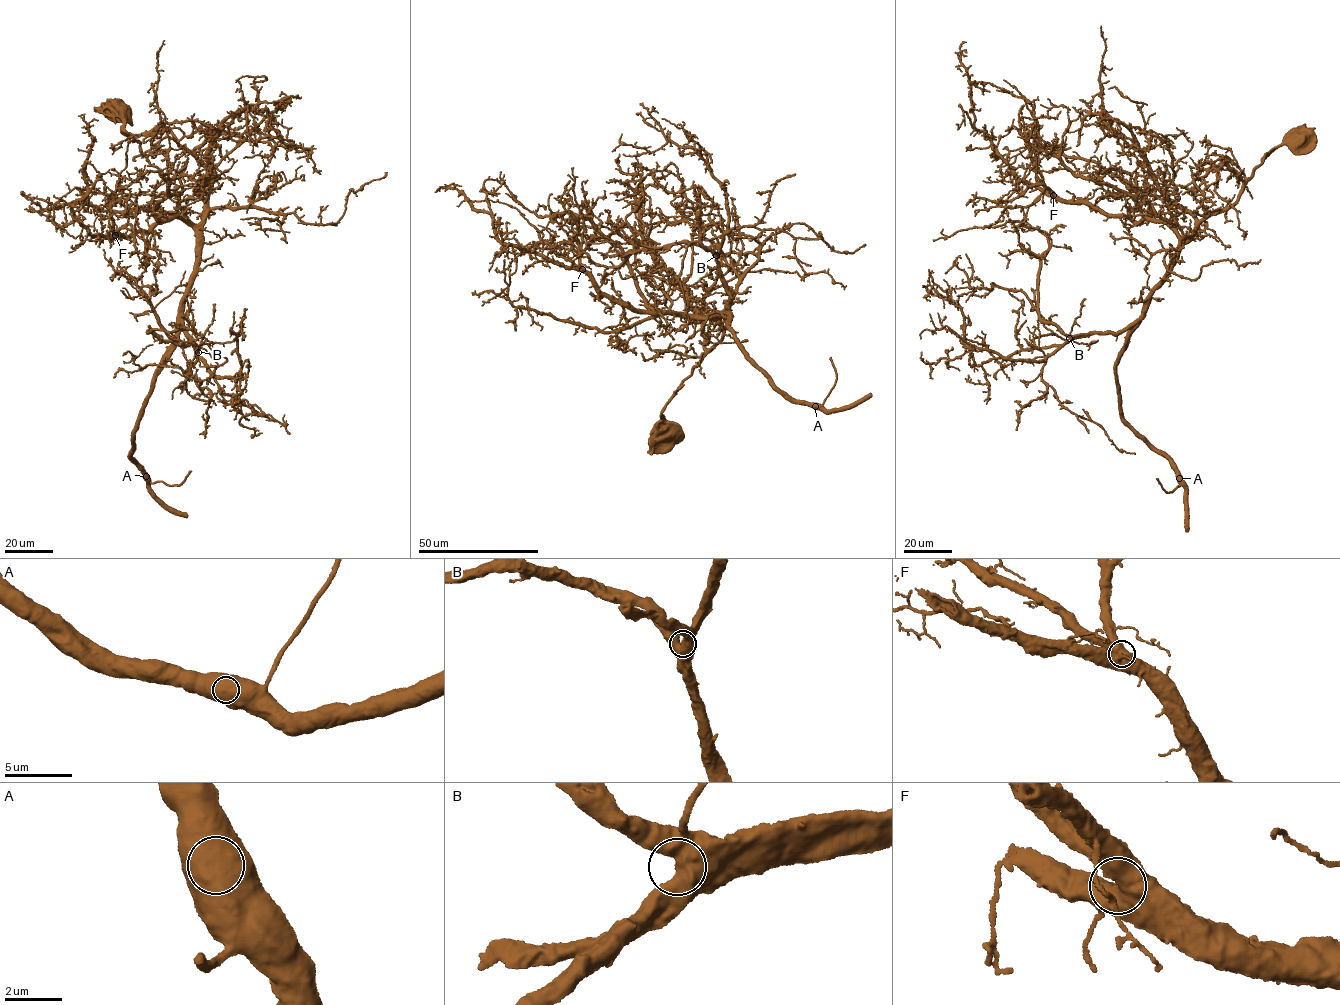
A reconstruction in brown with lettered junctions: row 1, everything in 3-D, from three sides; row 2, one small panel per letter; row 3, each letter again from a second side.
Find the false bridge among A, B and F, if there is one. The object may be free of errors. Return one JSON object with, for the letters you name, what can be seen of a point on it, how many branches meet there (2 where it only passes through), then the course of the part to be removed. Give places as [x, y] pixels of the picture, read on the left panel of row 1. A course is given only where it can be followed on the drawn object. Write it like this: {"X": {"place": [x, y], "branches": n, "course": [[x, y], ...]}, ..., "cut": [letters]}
{"cut": []}

